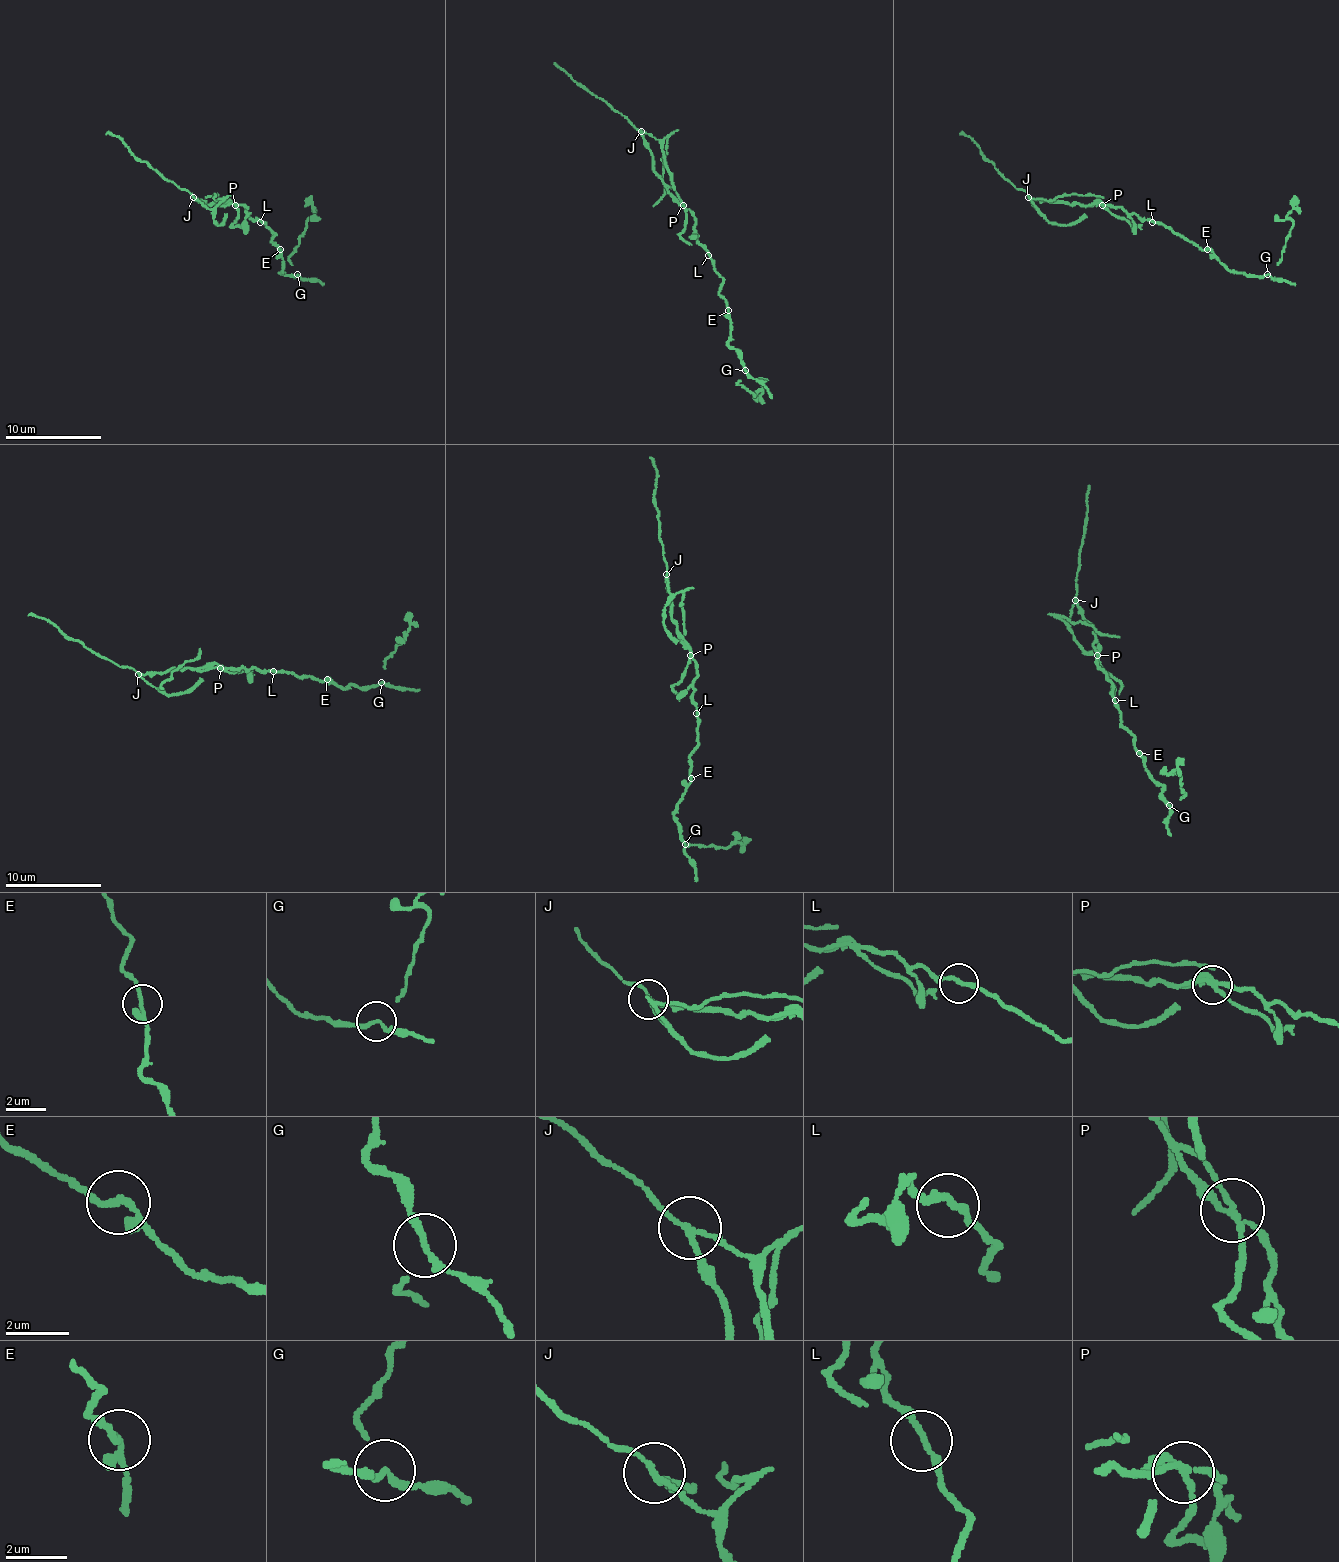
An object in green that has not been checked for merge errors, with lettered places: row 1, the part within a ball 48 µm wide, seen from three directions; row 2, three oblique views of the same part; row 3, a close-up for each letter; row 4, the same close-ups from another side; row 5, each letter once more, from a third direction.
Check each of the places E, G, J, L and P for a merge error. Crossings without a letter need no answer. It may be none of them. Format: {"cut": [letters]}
{"cut": ["J", "P"]}

